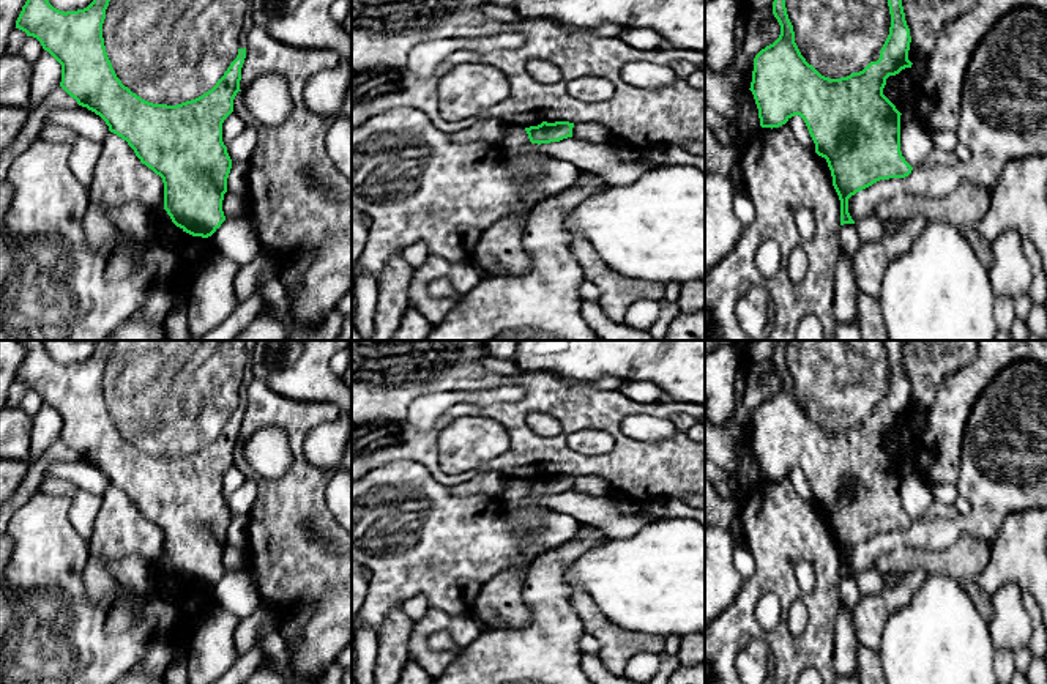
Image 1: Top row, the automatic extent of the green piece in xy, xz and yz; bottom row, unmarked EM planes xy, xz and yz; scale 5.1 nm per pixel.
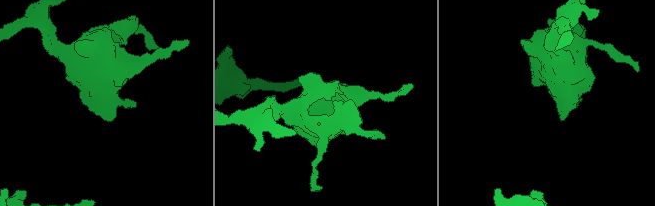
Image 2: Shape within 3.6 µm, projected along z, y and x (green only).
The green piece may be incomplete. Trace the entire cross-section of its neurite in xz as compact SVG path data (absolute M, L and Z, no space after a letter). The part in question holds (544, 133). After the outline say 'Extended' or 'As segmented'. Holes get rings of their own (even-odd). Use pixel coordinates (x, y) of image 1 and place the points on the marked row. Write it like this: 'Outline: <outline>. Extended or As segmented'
Outline: M542 121L538 126L525 128L525 131L531 143L541 145L572 137L572 128L574 123L569 121L555 121L555 123Z. As segmented

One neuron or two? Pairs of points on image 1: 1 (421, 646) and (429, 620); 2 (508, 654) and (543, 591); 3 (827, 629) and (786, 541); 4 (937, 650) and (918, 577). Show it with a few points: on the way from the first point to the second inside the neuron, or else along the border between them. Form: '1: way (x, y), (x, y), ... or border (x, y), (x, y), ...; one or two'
1: way (421, 640), (421, 631), (426, 626); one
2: way (524, 640), (543, 621), (543, 607); one
3: way (825, 604), (825, 568), (811, 553); one
4: border (929, 576), (915, 594), (894, 612); two

